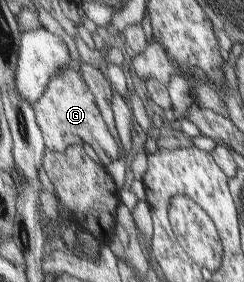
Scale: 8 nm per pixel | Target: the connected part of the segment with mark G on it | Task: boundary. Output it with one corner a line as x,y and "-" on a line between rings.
70,66
51,77
43,98
34,107
47,149
65,152
71,146
82,146
82,143
86,143
99,156
103,165
109,162
114,164
121,159
115,136
111,136
111,130
97,106
95,94
81,74

